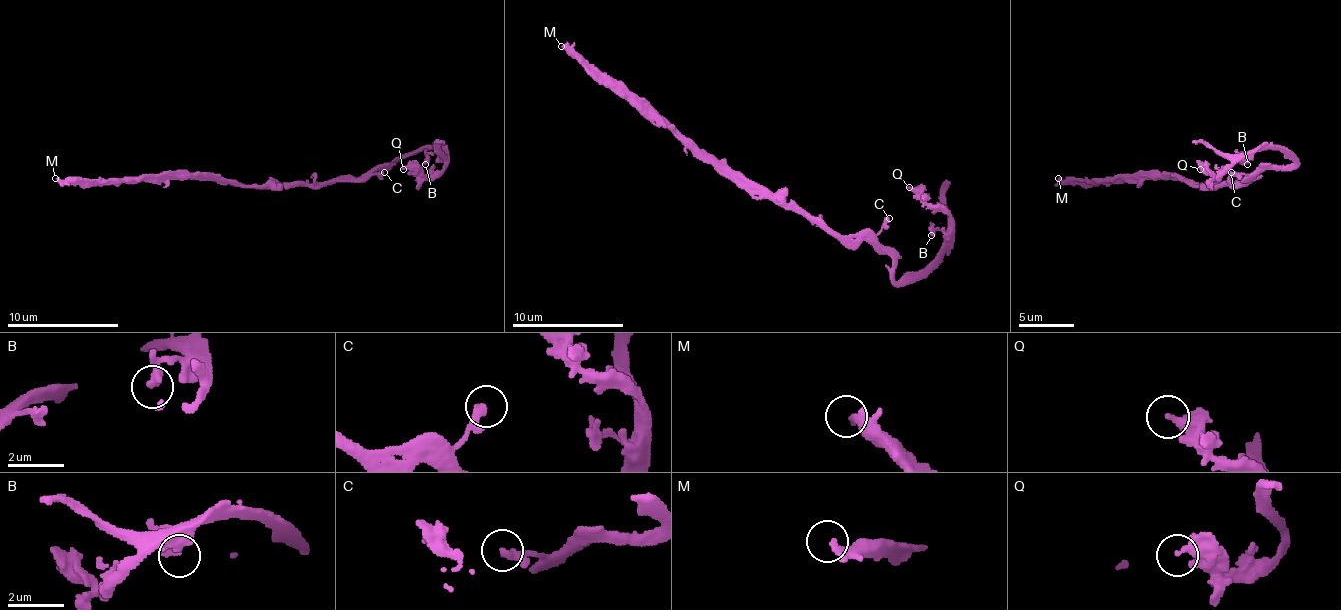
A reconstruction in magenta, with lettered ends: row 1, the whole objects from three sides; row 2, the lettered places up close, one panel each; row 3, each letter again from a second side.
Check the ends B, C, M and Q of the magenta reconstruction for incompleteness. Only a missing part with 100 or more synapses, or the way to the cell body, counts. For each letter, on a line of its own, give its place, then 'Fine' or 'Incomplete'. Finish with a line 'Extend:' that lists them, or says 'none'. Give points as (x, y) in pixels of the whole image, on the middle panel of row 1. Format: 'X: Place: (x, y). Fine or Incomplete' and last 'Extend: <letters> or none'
B: Place: (931, 235). Fine
C: Place: (889, 218). Fine
M: Place: (561, 46). Fine
Q: Place: (909, 187). Fine
Extend: none

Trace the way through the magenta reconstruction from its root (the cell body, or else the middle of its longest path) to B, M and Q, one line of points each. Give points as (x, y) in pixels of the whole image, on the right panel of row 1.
B: (1225, 183), (1242, 183), (1264, 169), (1286, 167), (1292, 161), (1281, 150), (1256, 147), (1242, 153), (1247, 164)
M: (1225, 183), (1200, 186), (1180, 178), (1128, 178), (1125, 181), (1061, 181), (1058, 178)
Q: (1225, 183), (1242, 183), (1292, 161), (1281, 150), (1261, 147), (1244, 153), (1219, 175), (1200, 169)

